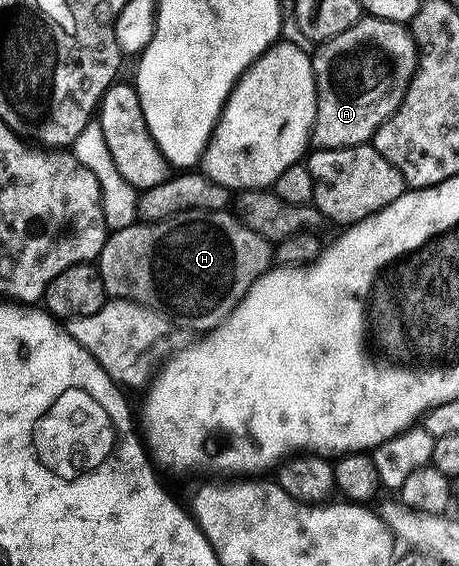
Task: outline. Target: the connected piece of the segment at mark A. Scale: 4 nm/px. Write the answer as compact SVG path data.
M363 16L340 35L321 42L313 50L314 82L318 84L316 115L310 129L309 144L314 149L346 149L349 145L364 145L375 131L398 109L399 90L405 91L414 73L416 42L405 24L385 21L379 17Z

